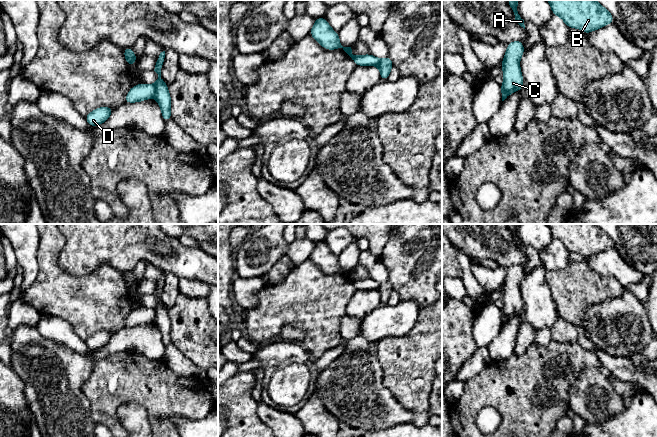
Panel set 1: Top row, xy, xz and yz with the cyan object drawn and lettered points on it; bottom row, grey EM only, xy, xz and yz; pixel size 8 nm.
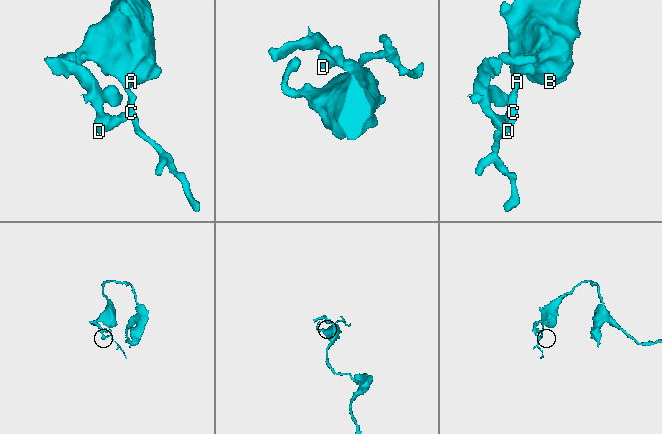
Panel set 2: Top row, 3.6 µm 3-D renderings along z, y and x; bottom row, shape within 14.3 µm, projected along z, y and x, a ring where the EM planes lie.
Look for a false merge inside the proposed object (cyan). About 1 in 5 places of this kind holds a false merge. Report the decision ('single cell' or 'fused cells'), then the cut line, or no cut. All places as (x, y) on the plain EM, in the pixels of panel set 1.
fused cells; cut xy (153, 309), (154, 320)

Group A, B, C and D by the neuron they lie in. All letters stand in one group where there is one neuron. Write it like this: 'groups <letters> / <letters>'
groups A B C / D

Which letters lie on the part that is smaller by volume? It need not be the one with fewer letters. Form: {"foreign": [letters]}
{"foreign": ["D"]}

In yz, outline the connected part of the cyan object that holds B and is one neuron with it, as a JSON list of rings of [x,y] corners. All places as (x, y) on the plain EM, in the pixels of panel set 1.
[[[547,224],[552,238],[559,240],[569,252],[581,253],[584,258],[613,247],[613,239],[596,224]]]

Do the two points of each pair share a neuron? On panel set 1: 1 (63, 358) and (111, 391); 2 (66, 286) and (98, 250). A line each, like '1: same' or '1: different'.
1: different
2: different

